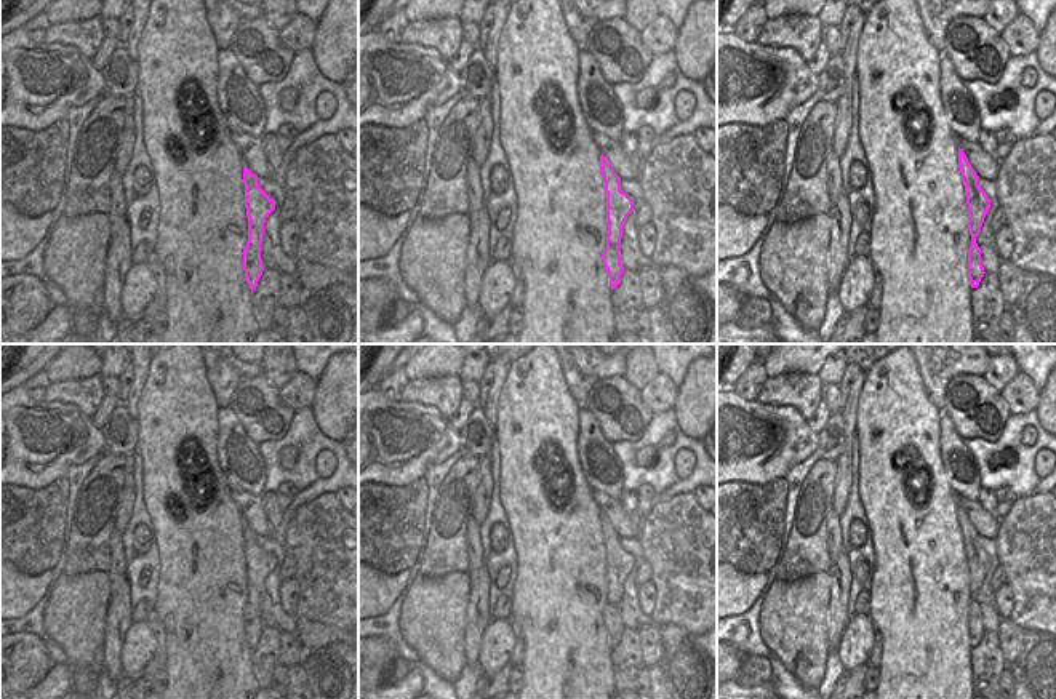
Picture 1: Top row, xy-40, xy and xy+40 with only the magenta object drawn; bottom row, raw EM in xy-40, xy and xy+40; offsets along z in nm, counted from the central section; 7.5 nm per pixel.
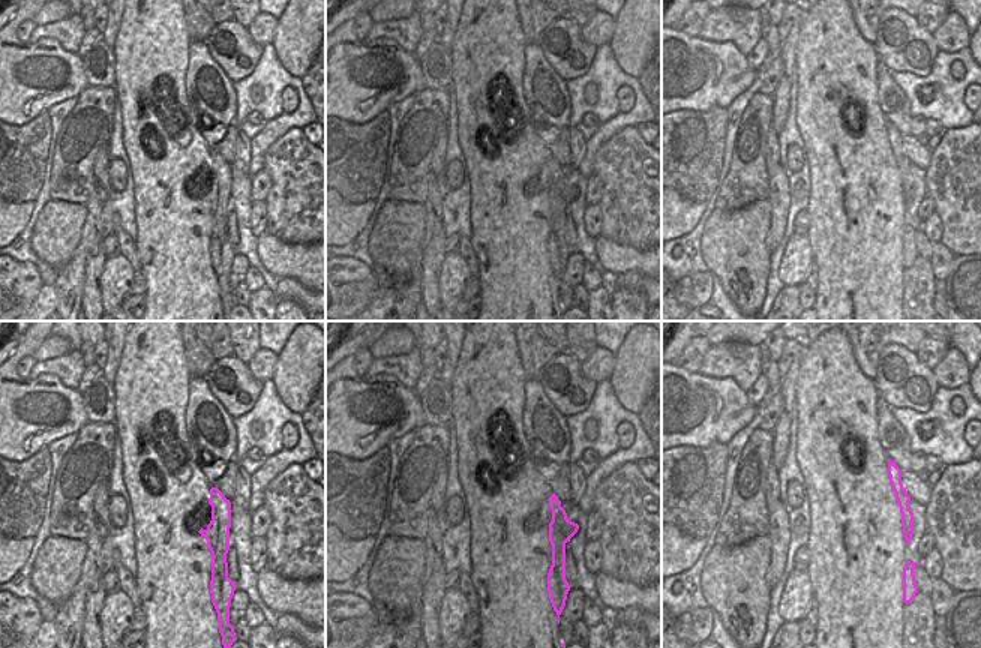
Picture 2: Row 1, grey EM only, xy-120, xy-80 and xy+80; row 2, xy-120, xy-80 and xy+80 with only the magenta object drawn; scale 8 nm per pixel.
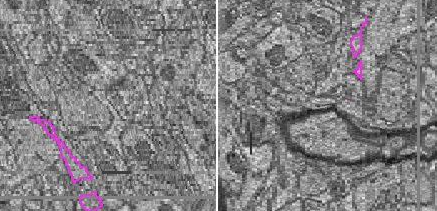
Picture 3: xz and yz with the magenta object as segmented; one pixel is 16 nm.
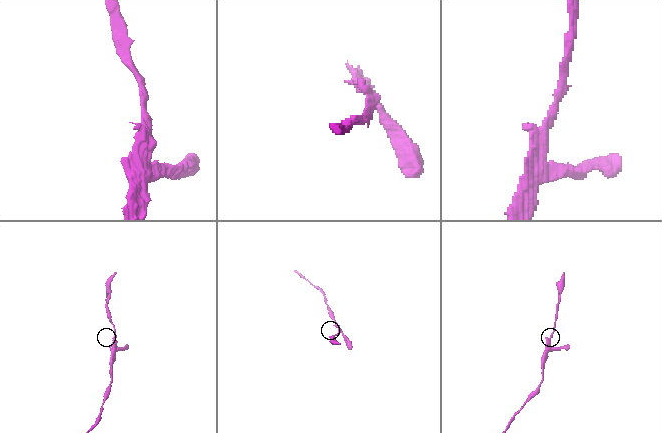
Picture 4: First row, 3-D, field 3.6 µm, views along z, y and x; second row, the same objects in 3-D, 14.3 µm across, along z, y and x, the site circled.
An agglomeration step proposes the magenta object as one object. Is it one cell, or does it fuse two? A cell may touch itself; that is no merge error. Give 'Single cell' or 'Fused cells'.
Fused cells

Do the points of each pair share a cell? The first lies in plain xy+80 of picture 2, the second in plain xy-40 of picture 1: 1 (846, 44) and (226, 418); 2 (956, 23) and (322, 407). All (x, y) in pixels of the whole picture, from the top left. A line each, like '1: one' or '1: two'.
1: two
2: two

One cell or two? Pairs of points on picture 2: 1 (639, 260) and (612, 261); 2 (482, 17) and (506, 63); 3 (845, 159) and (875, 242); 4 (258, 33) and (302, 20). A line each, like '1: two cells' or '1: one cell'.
1: one cell
2: one cell
3: one cell
4: two cells

